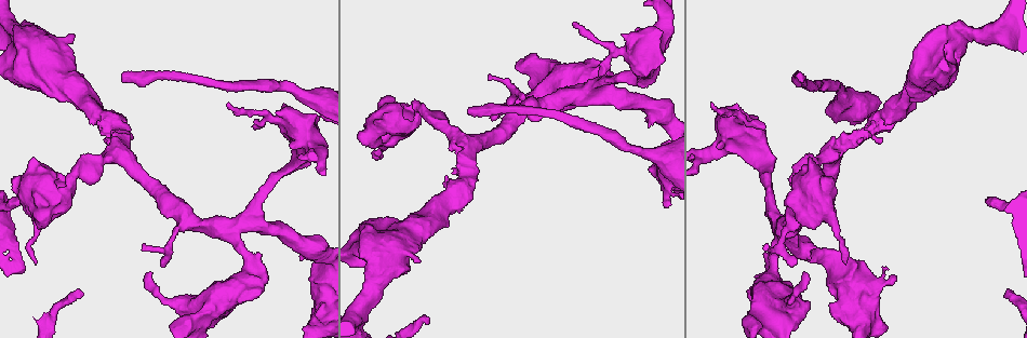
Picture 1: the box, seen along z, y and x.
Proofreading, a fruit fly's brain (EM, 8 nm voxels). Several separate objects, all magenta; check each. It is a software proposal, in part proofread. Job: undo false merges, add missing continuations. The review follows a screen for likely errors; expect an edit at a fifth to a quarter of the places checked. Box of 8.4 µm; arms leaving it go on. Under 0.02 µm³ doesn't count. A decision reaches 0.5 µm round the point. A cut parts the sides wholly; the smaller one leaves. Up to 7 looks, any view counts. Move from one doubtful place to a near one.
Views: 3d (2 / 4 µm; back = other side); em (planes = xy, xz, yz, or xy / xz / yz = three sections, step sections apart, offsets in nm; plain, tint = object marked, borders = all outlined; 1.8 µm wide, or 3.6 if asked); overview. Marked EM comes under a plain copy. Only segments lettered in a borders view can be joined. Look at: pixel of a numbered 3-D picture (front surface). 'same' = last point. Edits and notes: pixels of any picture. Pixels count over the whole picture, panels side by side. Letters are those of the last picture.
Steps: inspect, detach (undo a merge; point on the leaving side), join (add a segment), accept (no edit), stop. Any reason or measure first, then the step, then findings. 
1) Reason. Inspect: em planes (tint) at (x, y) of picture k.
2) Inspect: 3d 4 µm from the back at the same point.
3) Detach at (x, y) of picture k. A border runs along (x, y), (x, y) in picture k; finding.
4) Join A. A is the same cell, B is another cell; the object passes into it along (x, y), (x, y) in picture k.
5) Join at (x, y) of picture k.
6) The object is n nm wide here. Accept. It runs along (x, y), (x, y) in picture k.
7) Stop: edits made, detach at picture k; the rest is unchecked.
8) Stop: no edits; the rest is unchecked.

Free end. Inspect: em xy step 4 (tint) at (470, 112) of picture 1.

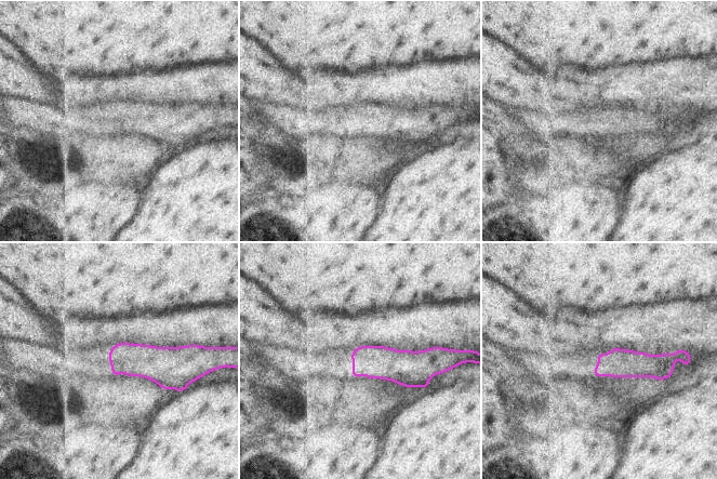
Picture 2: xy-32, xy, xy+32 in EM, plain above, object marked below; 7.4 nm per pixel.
Inspect: em planes (borders) at the same point.

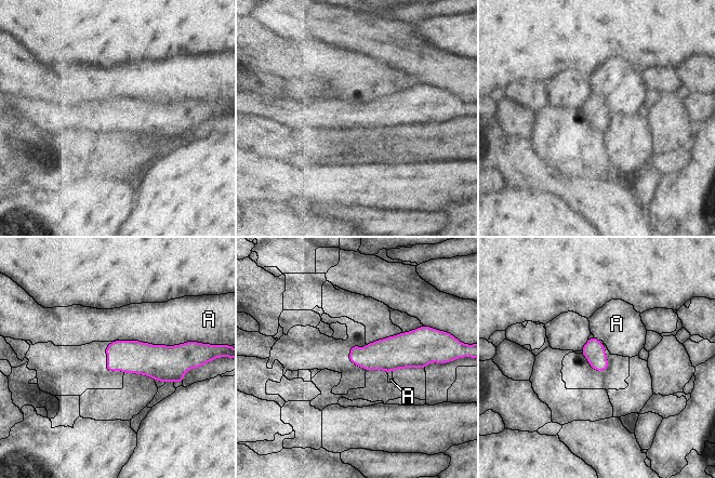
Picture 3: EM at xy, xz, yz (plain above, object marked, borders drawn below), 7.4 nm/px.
The object is 150 nm wide here; the longest contact is with A, 550 nm. Accept. A is another cell; no lettered segment goes on from it.

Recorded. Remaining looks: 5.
Branch stops here. Inspect: em yz step 4 (borders) at (986, 201) of picture 1.

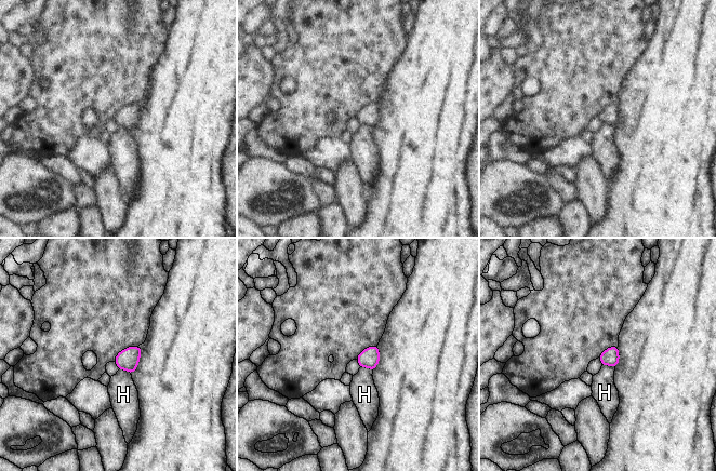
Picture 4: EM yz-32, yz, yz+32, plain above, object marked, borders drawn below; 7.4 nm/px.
Inspect: em planes (borders) at the same point.

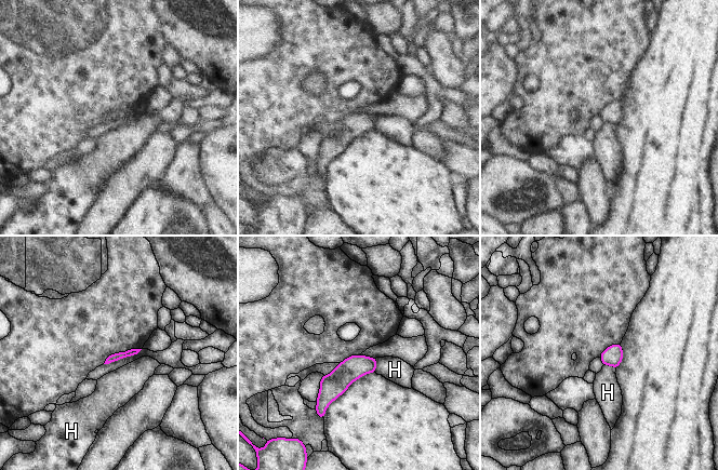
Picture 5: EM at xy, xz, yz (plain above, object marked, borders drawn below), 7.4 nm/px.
The longest contact is with H, 110 nm. Accept. H is another cell; no lettered segment goes on from it.

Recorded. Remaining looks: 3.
Free end. Inspect: em 3.6 µm xy step 4 (borders) at (716, 116) of picture 1.

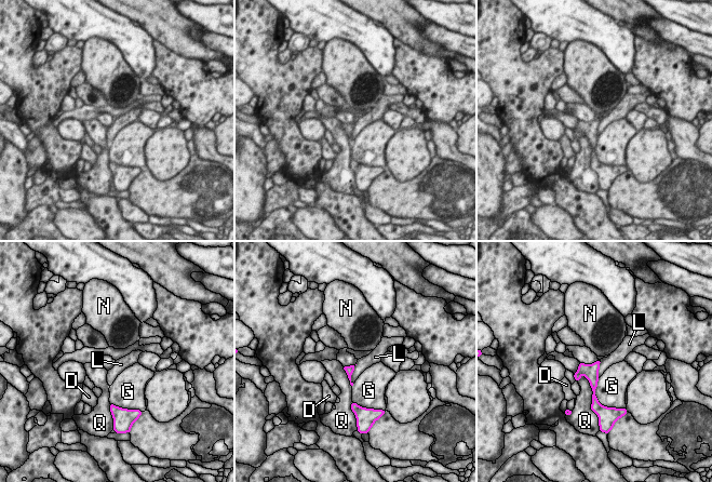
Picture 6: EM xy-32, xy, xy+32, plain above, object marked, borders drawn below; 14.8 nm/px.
Cut it another way. Inspect: em 3.6 µm planes (borders) at the same point.

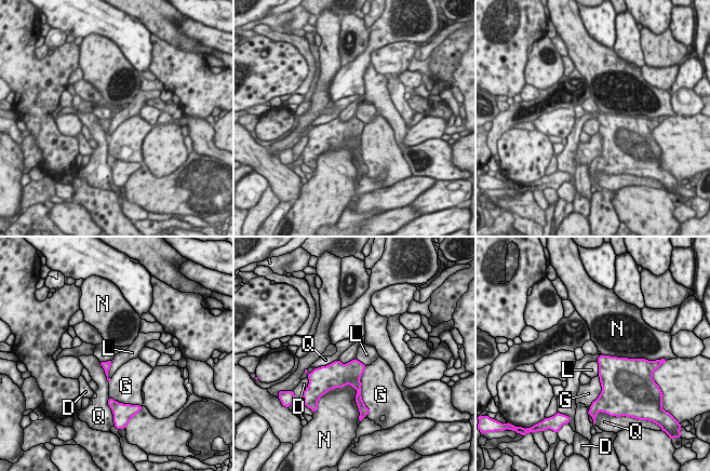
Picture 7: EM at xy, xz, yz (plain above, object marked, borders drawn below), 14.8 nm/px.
Accept. D, G, L, N and Q are other cells; no lettered segment goes on from it.

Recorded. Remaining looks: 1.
Stop: no edits; the rest is unchecked.

